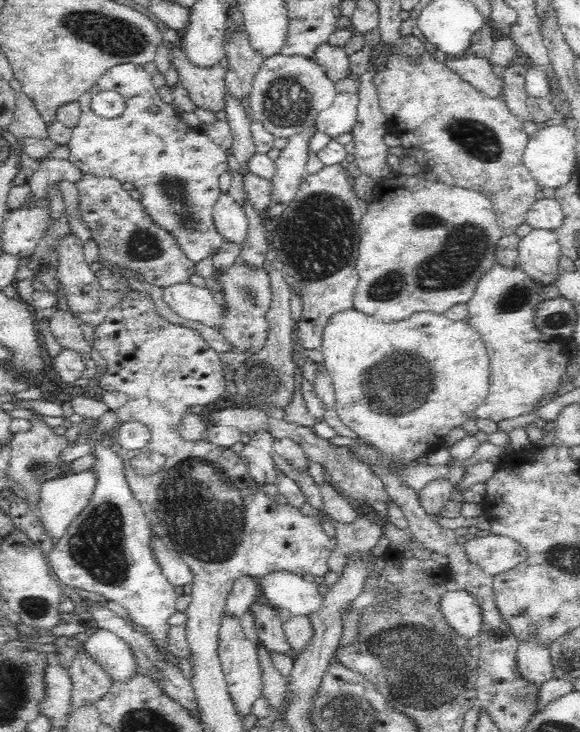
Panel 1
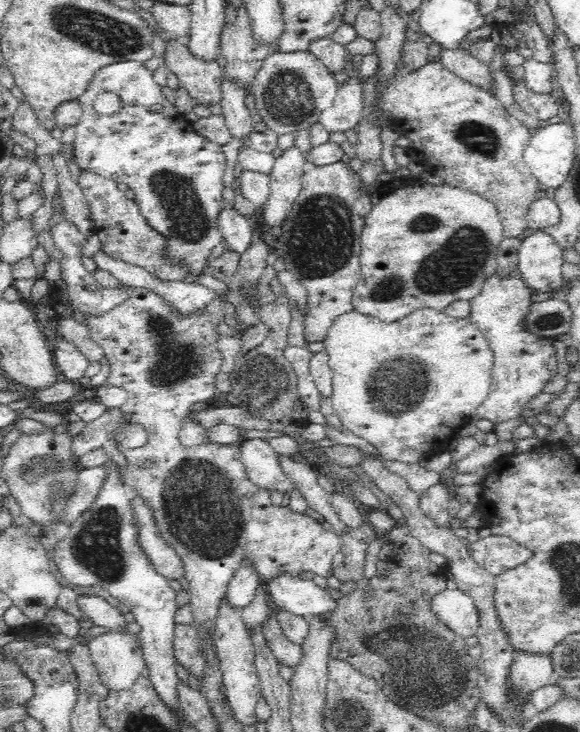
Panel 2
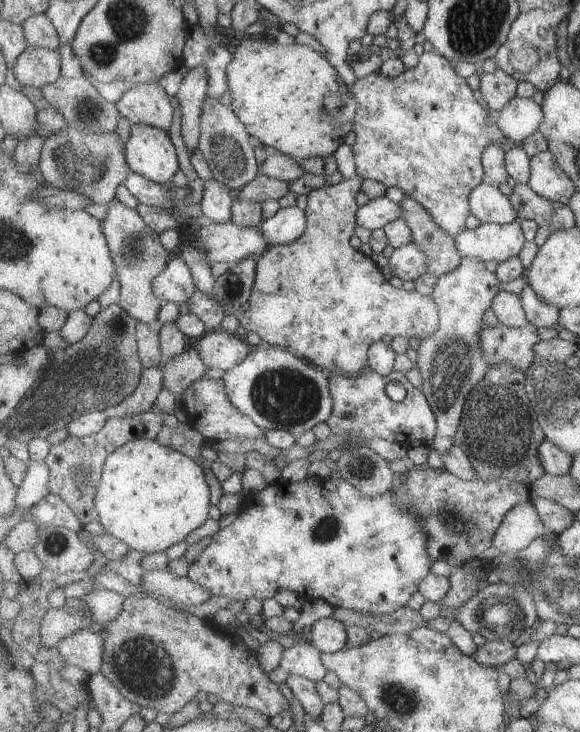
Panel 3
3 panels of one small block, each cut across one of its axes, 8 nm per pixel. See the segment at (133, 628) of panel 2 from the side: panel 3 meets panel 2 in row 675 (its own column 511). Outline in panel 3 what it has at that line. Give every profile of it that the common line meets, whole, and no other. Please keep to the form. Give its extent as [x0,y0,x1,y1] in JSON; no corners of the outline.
[496,97,545,146]

